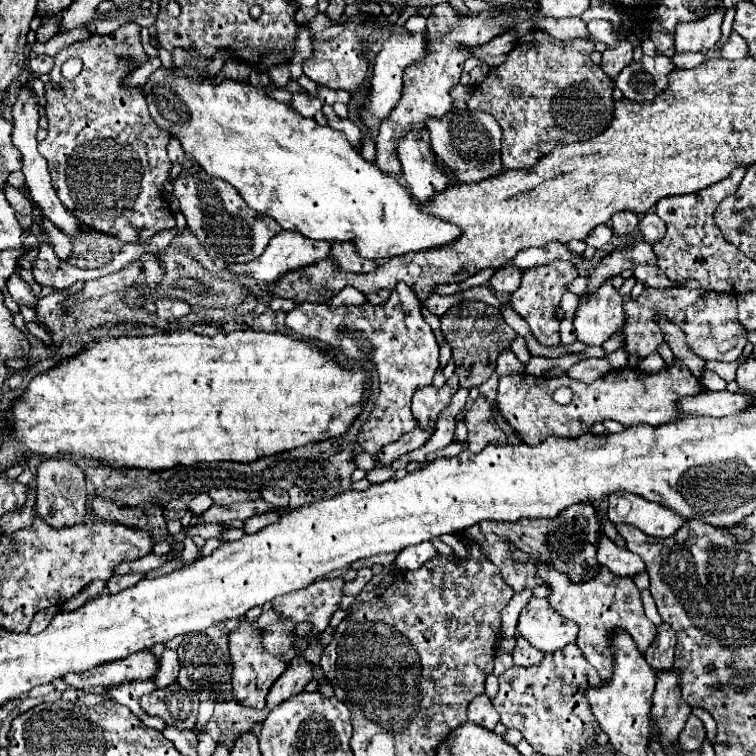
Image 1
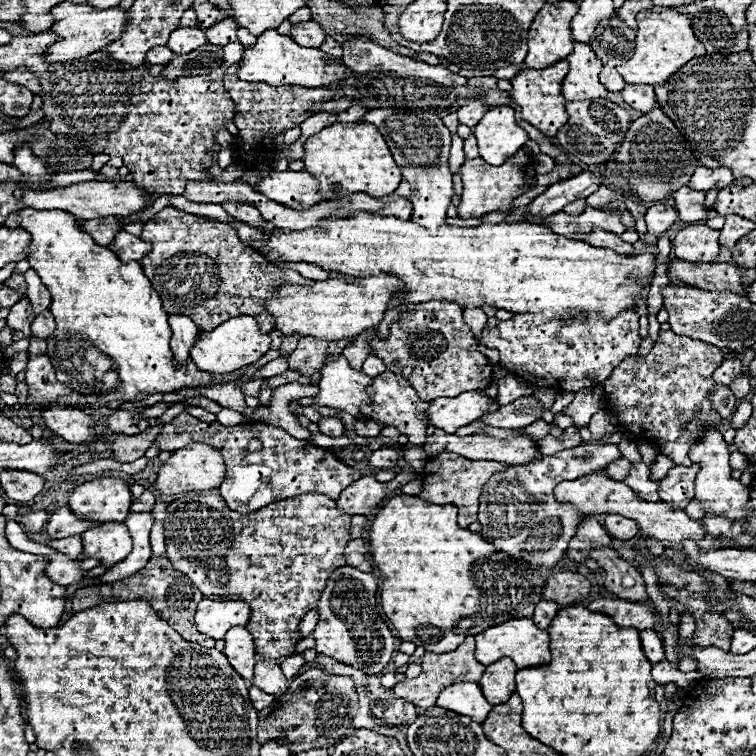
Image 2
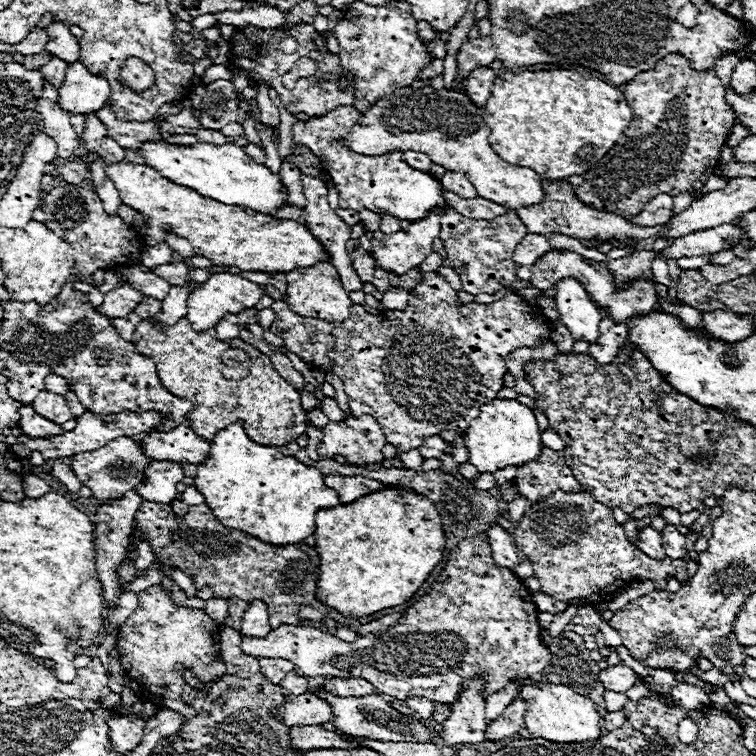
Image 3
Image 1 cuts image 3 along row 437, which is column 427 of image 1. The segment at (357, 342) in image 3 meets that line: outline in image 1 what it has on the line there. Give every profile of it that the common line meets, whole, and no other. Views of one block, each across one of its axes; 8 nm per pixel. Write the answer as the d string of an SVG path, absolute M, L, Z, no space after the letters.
M456 372L446 380L446 384L442 388L434 388L434 386L424 386L418 388L416 394L412 396L412 414L416 418L416 426L428 430L436 426L438 414L450 406L452 396L458 390L458 376Z

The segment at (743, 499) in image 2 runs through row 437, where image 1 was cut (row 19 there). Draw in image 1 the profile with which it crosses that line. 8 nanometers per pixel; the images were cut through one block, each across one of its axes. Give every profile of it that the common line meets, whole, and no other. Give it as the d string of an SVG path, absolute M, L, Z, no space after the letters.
M720 6L718 12L698 20L698 22L680 22L674 30L676 54L708 52L708 50L716 48L716 42L720 40L722 18L724 18L724 8Z

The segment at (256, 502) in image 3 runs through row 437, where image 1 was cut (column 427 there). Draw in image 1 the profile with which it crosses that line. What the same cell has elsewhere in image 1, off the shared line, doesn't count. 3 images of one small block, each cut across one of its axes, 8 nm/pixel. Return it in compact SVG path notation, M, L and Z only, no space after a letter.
M160 66L142 90L152 120L178 138L184 152L192 156L204 172L232 184L250 208L272 216L284 230L296 230L314 240L354 240L360 256L370 260L444 246L460 236L456 224L420 212L406 188L396 178L386 178L376 164L366 162L344 134L330 126L320 126L314 118L304 118L290 104L270 98L264 88L232 78L214 84L210 76L202 80L176 76L174 68Z

